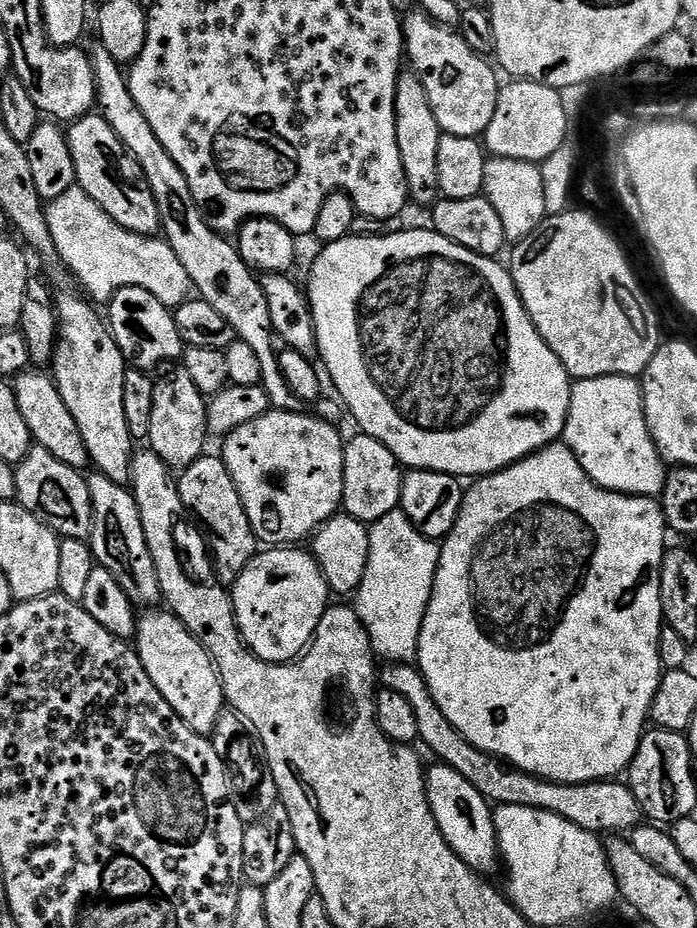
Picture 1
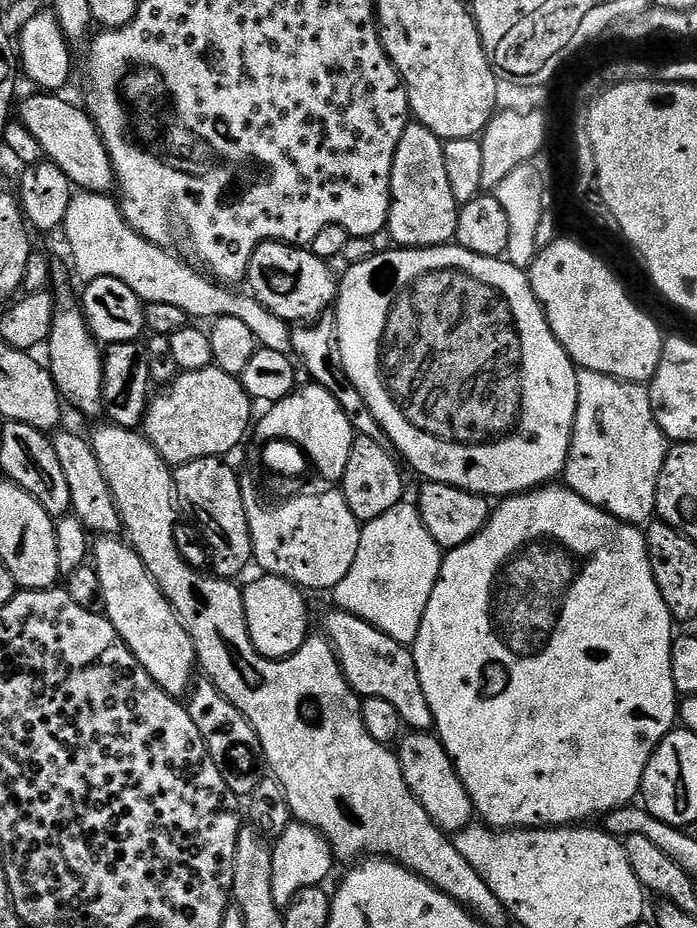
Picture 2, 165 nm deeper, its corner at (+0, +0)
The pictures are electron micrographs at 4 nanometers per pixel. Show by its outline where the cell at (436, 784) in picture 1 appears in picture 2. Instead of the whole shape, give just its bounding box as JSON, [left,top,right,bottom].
[398,731,474,834]

